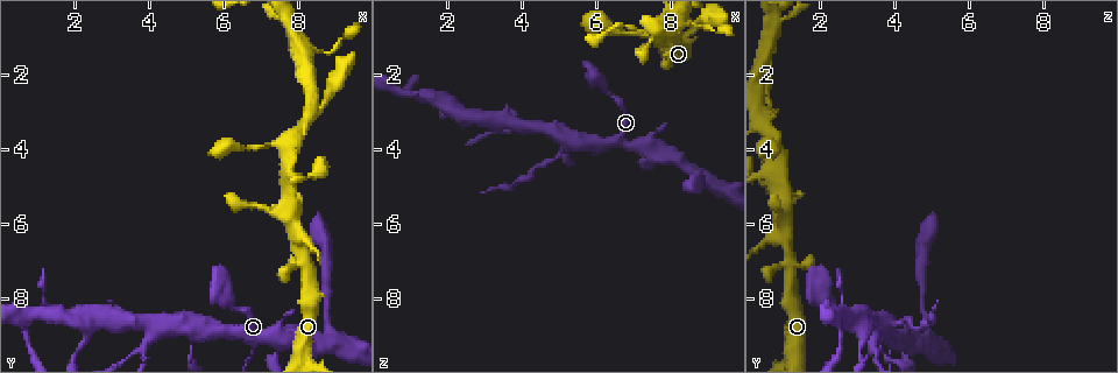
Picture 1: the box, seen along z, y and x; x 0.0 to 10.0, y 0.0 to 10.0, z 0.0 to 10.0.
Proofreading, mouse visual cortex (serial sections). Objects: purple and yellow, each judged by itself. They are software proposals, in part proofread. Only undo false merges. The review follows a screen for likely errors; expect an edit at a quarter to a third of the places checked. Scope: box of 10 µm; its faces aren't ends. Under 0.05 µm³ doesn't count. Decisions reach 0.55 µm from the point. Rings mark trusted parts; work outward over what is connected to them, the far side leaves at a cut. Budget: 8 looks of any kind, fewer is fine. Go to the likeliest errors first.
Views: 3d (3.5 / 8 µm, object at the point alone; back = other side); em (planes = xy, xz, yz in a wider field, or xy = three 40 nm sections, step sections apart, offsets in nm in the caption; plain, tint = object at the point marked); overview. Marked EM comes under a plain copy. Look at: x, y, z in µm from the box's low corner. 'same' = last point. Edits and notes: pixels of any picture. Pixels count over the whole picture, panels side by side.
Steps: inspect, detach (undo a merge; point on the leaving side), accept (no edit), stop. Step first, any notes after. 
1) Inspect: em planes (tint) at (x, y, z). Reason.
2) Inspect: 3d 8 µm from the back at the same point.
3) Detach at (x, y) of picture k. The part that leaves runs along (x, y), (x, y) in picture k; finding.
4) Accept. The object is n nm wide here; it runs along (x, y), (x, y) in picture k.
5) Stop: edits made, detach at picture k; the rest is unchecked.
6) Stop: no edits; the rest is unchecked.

Inspect: 3d 3.5 µm at (5.35, 8.80, 3.75).

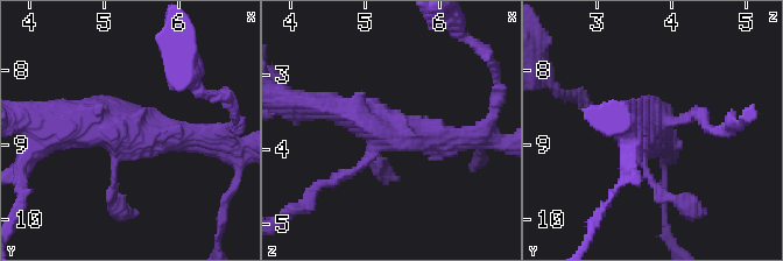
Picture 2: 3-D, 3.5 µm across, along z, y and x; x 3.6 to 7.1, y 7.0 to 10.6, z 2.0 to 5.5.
Inspect: em xy step 1 (tint) at (5.30, 8.80, 3.70).

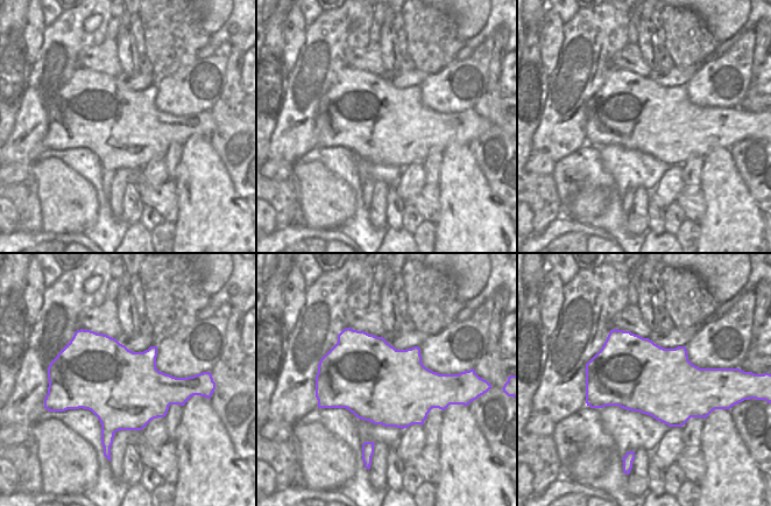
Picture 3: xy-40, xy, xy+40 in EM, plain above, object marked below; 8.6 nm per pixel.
Inspect: em xy step 3 (tint) at the same point. Cut it another way.

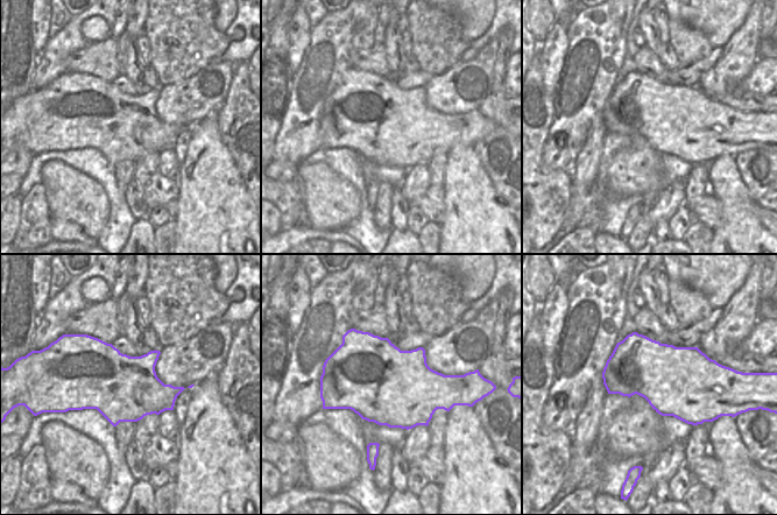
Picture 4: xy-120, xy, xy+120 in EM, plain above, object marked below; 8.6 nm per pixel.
Detach at (699, 114) of picture 2. Two cells meet here.

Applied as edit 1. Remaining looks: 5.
Inspect: overview.

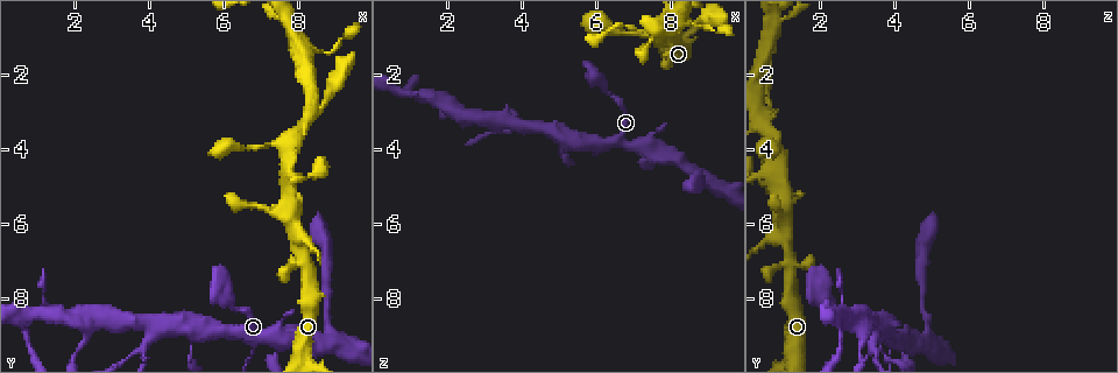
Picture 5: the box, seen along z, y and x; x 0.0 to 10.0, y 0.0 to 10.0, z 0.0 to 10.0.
Inspect: 3d 3.5 µm from the back at (0.90, 8.55, 2.55). Sharp bend.

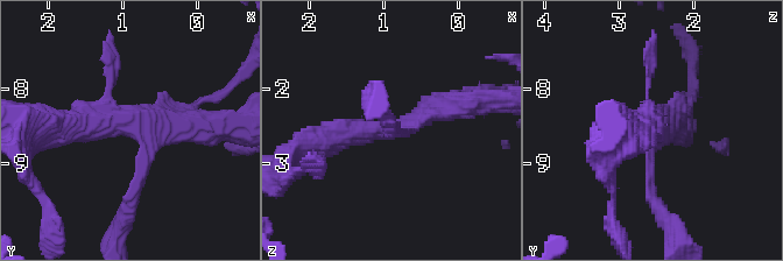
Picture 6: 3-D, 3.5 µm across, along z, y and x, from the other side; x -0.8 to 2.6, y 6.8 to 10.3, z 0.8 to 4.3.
Accept. It runs along (314, 145), (410, 124), (452, 97) in picture 6; continuous, no second cell.

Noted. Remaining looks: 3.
Inspect: 3d 3.5 µm at (8.30, 1.30, 0.70). Abrupt turn.

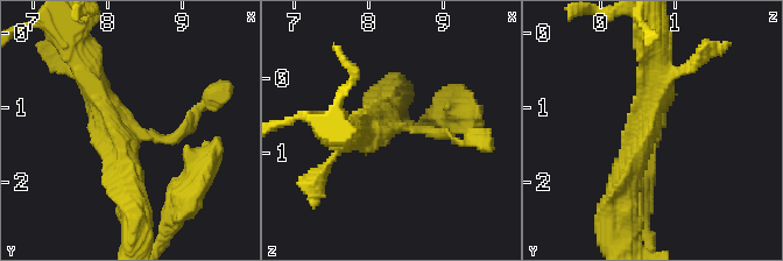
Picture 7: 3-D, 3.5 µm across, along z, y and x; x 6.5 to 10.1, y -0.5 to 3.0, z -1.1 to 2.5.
Inspect: em xy step 1 (tint) at (8.35, 1.35, 0.70). Shape alone is not enough.

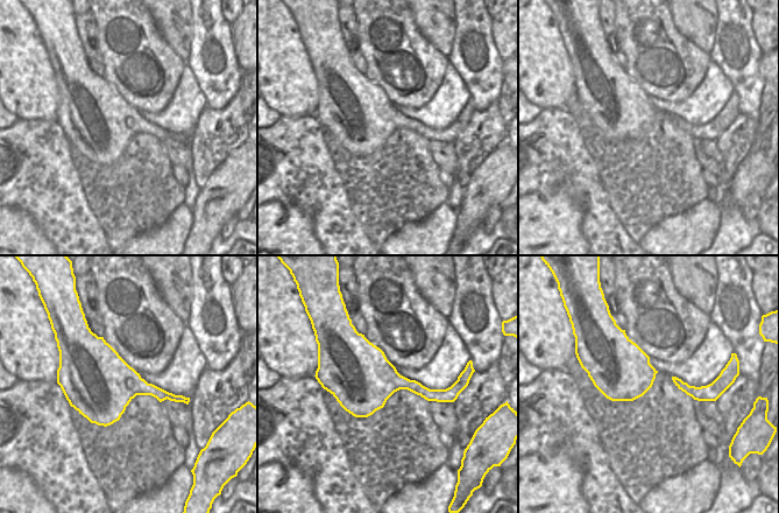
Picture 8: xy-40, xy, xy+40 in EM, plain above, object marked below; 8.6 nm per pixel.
Accept. It runs along (128, 192), (118, 135), (171, 139), (197, 110) in picture 7; continuous, no second cell.

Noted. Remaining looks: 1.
Stop: edits made, detach at picture 2; the rest is unchecked.

